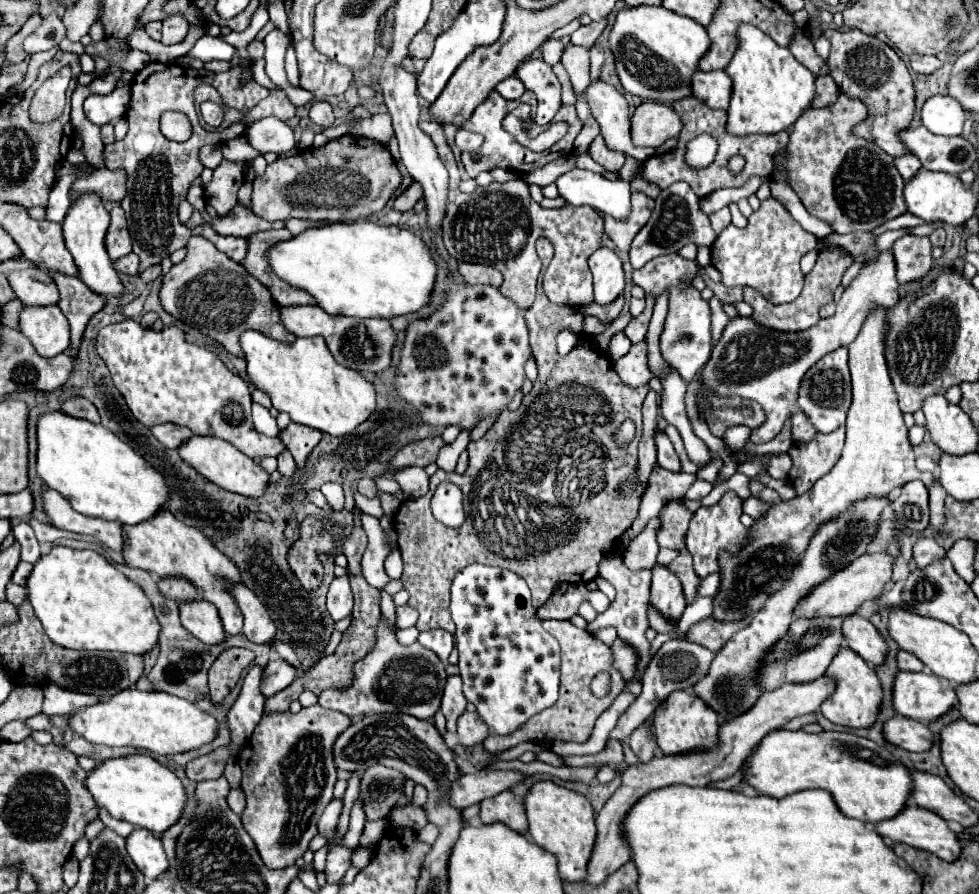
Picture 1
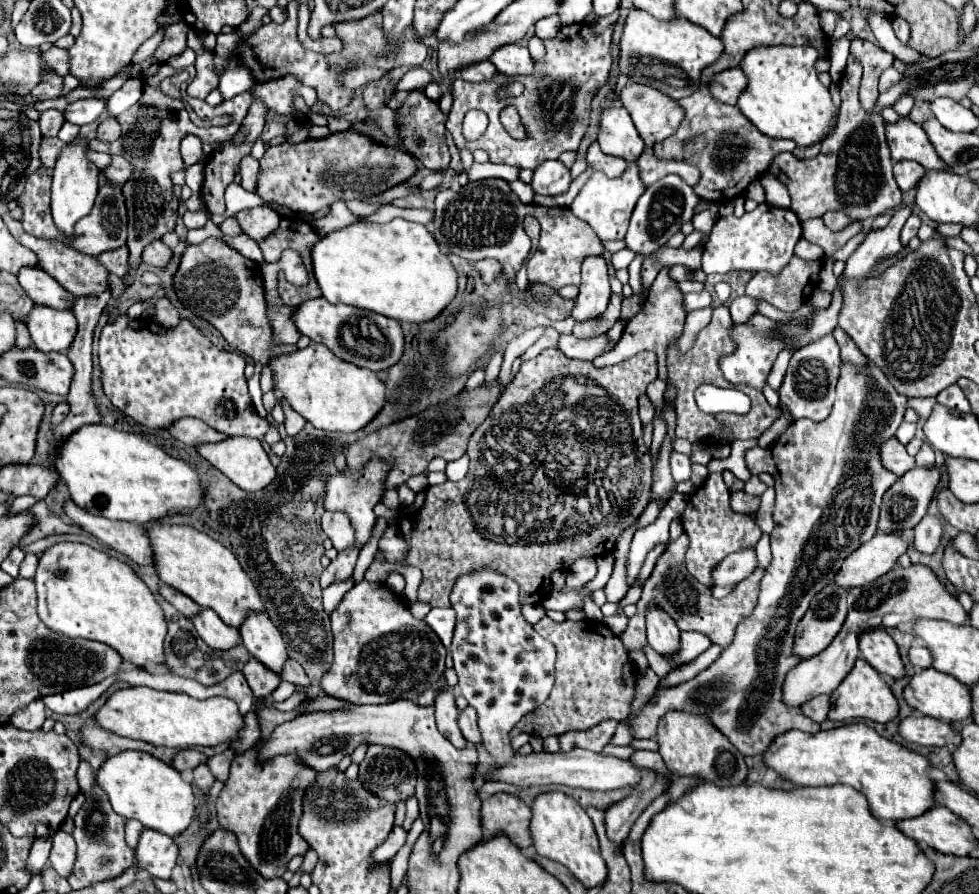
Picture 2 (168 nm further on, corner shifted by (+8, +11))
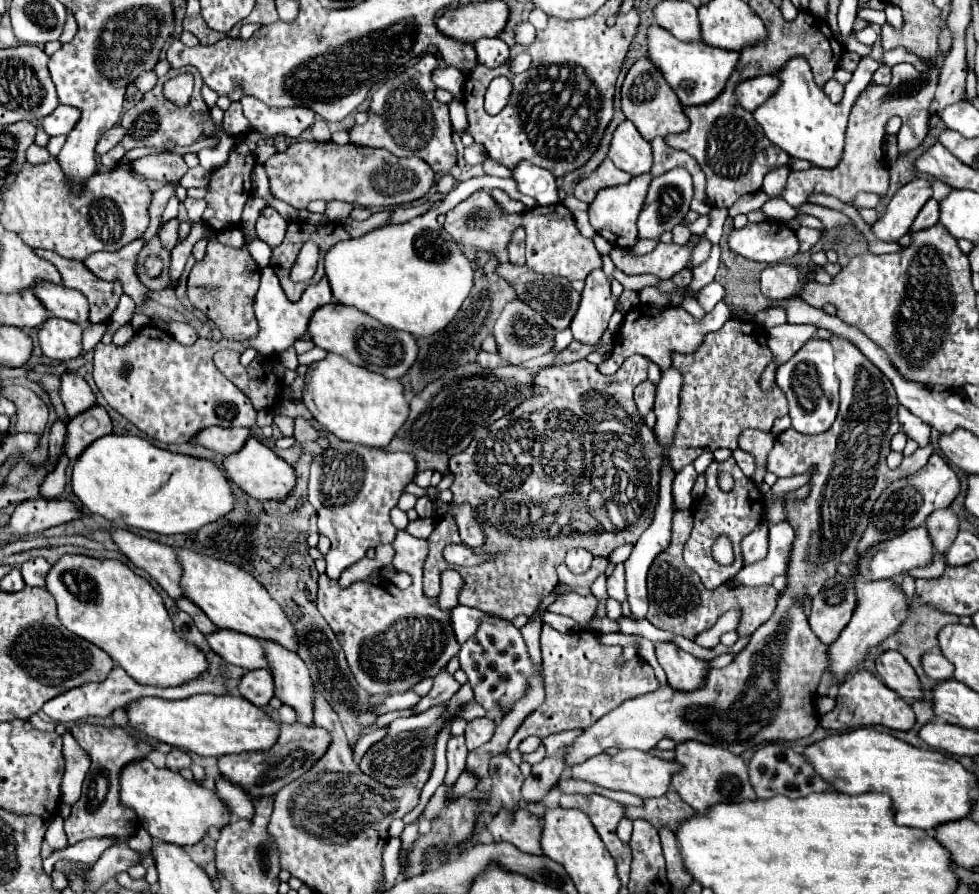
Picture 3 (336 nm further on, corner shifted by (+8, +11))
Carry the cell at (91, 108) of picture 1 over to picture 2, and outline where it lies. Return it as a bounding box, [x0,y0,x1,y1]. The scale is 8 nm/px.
[64,99,104,125]

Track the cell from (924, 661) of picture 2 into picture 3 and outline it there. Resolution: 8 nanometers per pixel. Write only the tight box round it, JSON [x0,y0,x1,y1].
[922,647,954,681]

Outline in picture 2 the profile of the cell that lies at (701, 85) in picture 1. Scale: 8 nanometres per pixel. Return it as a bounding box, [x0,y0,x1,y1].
[710,67,748,105]

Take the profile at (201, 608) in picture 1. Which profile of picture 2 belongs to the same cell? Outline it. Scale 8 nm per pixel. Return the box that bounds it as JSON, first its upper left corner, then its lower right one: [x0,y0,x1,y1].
[192,609,240,651]

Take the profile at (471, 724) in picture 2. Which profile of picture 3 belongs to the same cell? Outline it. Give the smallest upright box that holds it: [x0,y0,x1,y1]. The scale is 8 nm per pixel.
[464,717,496,751]

